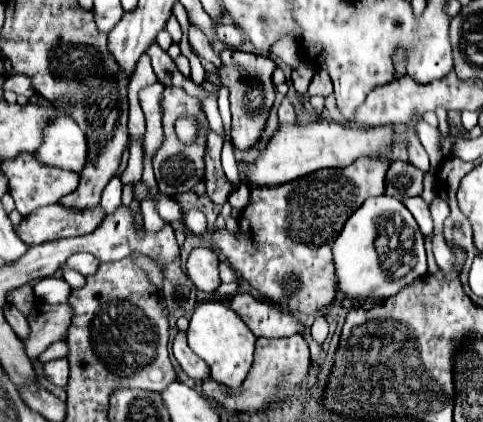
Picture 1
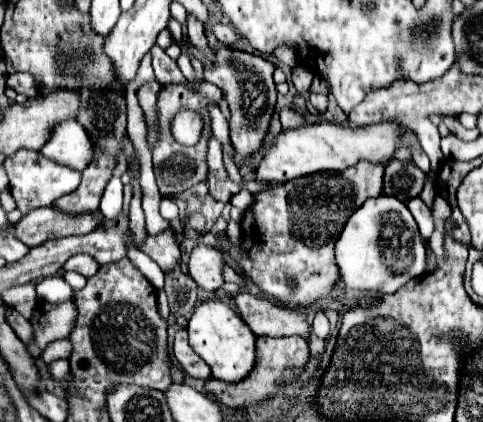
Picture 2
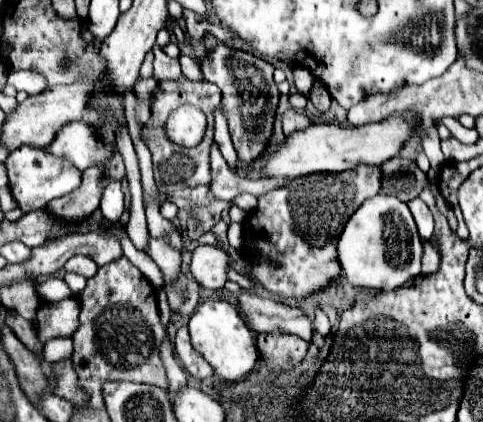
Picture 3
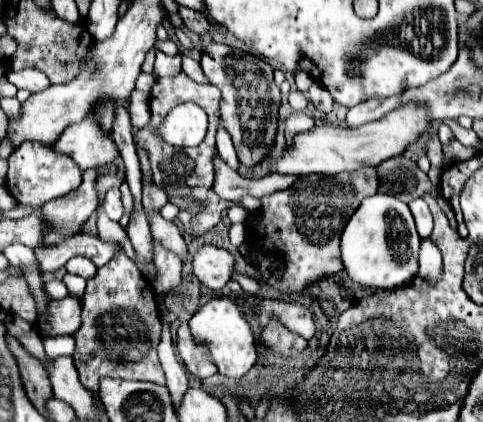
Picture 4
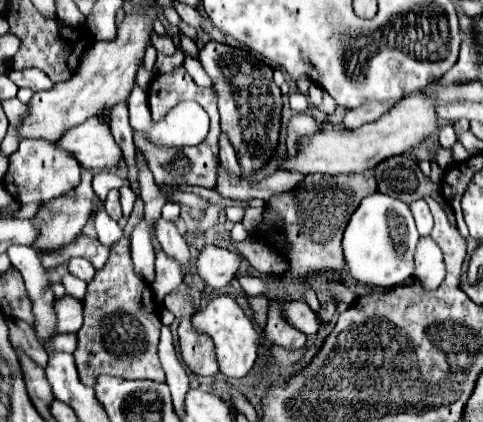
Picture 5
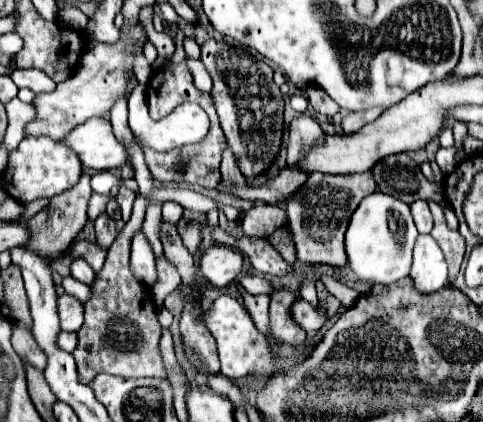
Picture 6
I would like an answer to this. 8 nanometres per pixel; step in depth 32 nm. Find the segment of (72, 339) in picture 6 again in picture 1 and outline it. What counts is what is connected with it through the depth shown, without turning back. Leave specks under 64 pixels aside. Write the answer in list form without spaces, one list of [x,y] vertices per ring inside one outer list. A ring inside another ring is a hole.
[[[54,342],[52,346],[48,346],[38,356],[38,362],[48,362],[48,360],[54,360],[54,358],[62,358],[62,356],[66,356],[66,342]]]

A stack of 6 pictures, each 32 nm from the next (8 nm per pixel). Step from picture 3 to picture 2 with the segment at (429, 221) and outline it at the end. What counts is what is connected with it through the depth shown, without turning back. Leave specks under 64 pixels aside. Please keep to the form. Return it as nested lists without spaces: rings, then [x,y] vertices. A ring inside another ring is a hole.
[[[412,198],[412,200],[406,200],[406,206],[408,210],[412,212],[418,228],[420,228],[420,234],[422,238],[430,238],[430,234],[434,231],[434,219],[430,214],[430,208],[422,202],[422,198]]]

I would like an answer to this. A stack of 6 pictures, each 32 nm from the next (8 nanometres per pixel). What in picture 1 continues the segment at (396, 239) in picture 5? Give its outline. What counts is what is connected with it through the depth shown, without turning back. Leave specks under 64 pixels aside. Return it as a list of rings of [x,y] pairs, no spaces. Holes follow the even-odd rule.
[[[384,194],[384,196],[378,196],[378,198],[368,198],[368,200],[366,200],[366,202],[364,202],[364,204],[362,204],[362,206],[360,206],[360,208],[358,208],[358,210],[356,210],[356,212],[354,212],[354,214],[352,214],[352,216],[350,216],[350,218],[348,218],[348,220],[346,220],[346,226],[344,226],[344,228],[342,228],[342,232],[340,232],[340,236],[338,236],[338,238],[336,238],[336,242],[334,242],[334,246],[332,246],[332,254],[334,254],[334,274],[336,274],[336,288],[338,288],[338,290],[340,290],[340,292],[344,292],[344,294],[346,294],[346,296],[348,296],[348,298],[352,298],[352,300],[358,300],[358,298],[374,298],[374,300],[386,300],[386,298],[388,298],[388,296],[394,296],[394,294],[396,294],[396,292],[400,292],[400,290],[402,290],[402,288],[406,288],[406,286],[408,286],[408,284],[412,284],[412,280],[416,280],[416,278],[420,278],[420,276],[424,276],[424,274],[428,274],[428,266],[426,266],[426,250],[424,250],[424,236],[422,236],[422,232],[420,232],[420,228],[416,228],[416,222],[414,222],[414,218],[412,218],[412,214],[410,214],[410,212],[408,212],[408,208],[406,208],[406,206],[404,206],[404,204],[402,204],[402,202],[400,202],[400,200],[396,200],[396,198],[390,198],[390,196],[386,196],[386,194]],[[376,236],[386,236],[386,238],[388,238],[388,242],[390,242],[390,246],[388,246],[388,250],[386,250],[386,252],[380,252],[380,250],[378,250],[378,254],[380,254],[380,256],[378,256],[378,254],[376,254],[376,248],[374,248],[374,240],[376,240]],[[376,256],[378,256],[378,258],[376,258]],[[402,262],[408,262],[408,268],[406,268],[406,272],[404,272],[404,266],[402,266]],[[384,266],[386,266],[386,270],[384,270]]]

